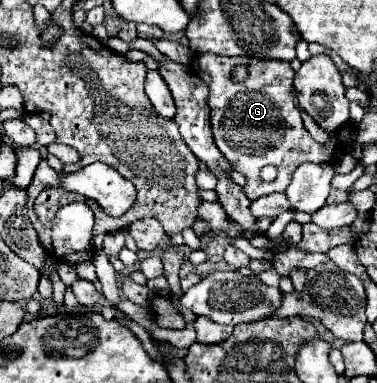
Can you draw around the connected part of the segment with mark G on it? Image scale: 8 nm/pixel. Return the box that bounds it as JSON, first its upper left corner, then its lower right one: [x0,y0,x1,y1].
[191,54,345,202]

